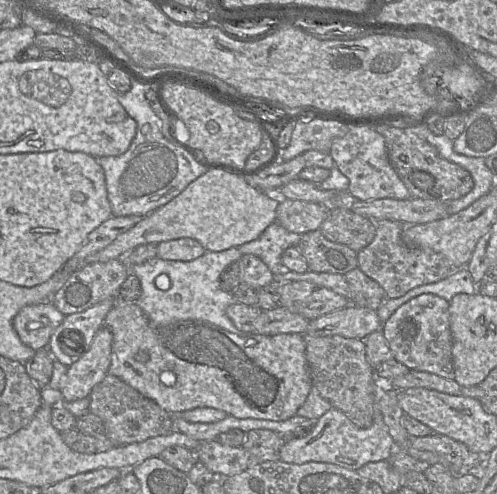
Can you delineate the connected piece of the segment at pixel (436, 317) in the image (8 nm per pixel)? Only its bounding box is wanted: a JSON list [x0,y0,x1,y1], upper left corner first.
[382,294,454,380]

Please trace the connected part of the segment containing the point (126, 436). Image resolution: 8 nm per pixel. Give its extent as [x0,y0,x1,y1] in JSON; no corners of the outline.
[89,374,174,446]

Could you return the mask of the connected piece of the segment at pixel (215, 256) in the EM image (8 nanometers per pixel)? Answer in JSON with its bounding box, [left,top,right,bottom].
[130,247,246,336]

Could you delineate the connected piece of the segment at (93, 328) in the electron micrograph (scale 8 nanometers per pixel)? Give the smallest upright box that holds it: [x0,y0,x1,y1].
[48,297,115,367]

